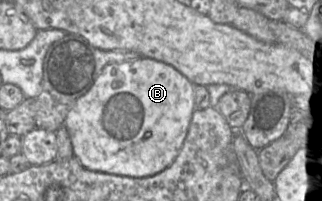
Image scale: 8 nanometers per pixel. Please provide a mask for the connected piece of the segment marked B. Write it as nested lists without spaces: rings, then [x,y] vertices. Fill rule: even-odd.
[[[151,58],[106,65],[90,89],[79,97],[64,120],[73,155],[91,171],[148,177],[169,167],[179,154],[195,110],[194,85],[171,65]]]

